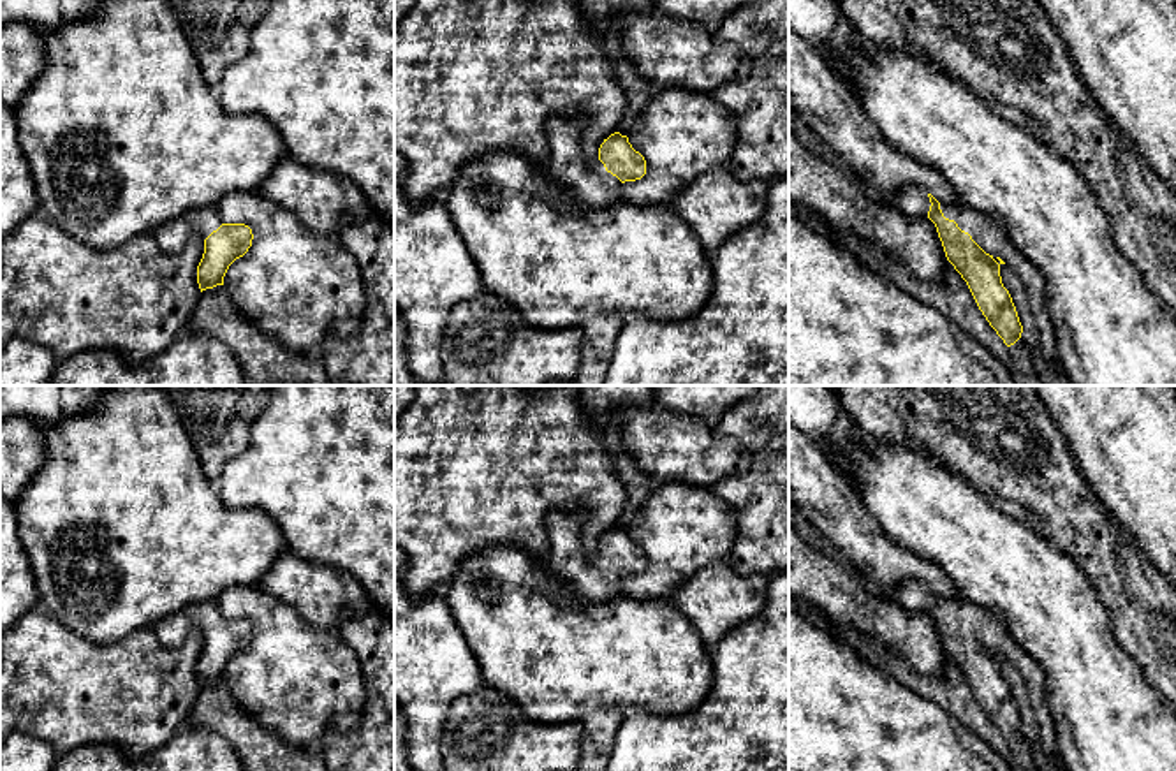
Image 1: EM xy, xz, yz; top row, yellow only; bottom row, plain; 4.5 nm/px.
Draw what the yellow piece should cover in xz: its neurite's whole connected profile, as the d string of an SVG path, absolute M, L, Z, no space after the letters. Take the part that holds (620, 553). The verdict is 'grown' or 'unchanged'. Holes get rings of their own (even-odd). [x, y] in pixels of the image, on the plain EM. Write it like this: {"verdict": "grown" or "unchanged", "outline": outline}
{"verdict": "grown", "outline": "M584 510L548 512L548 563L577 600L600 604L621 593L625 576L646 569L646 554L627 530L614 526L600 539L599 553L588 558L581 544L581 525L586 518Z"}

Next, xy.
{"verdict": "grown", "outline": "M199 602L173 613L155 625L164 648L178 648L190 632L204 634L204 648L197 660L201 687L224 679L229 660L252 641L252 623L245 618L224 618L215 602Z"}

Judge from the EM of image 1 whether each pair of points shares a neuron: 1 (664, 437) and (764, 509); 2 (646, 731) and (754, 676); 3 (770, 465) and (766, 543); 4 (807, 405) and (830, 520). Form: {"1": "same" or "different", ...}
{"1": "different", "2": "same", "3": "same", "4": "same"}

